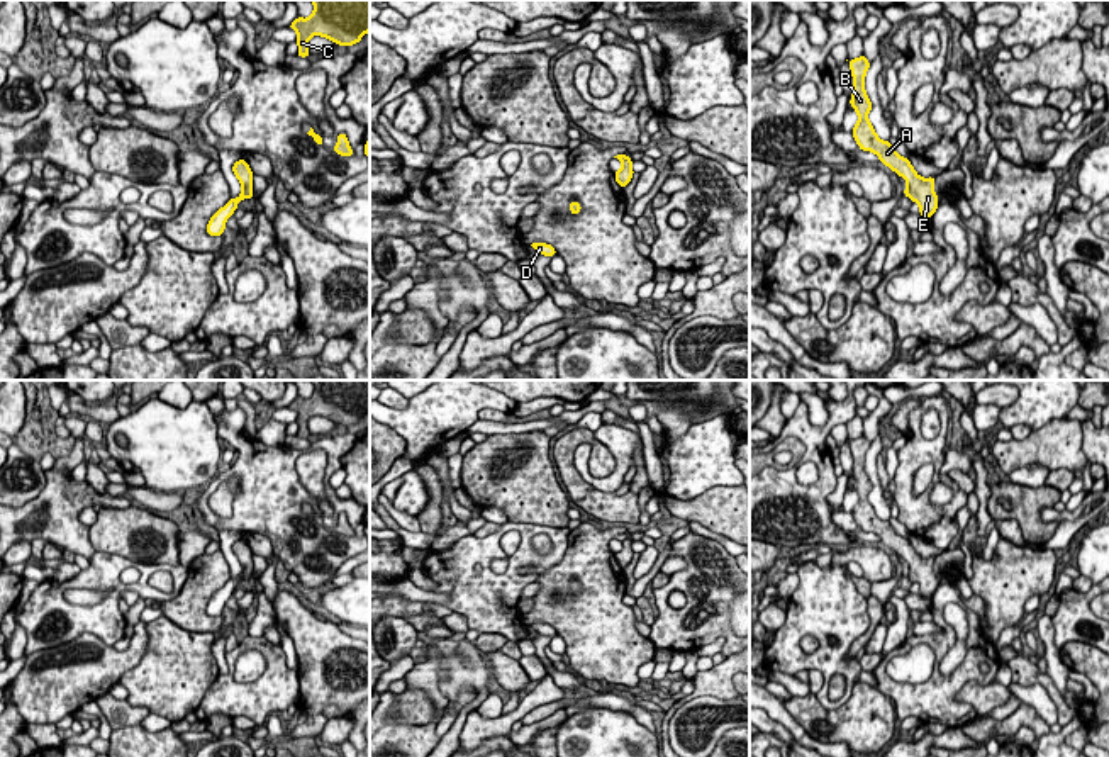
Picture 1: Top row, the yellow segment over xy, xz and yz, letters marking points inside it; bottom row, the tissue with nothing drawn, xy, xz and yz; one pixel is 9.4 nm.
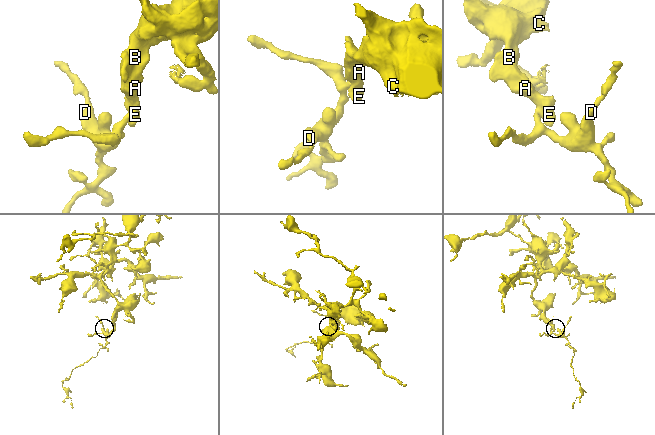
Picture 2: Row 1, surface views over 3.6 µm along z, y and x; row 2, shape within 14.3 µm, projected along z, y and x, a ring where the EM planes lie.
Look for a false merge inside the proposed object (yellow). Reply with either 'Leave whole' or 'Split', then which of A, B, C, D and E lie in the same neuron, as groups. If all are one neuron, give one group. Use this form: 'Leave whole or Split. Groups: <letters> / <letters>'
Split. Groups: A B C E / D

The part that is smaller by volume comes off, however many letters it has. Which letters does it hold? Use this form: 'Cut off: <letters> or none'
Cut off: D

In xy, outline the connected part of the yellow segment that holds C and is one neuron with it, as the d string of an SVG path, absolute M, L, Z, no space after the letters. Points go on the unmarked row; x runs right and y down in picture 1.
M312 380L309 399L297 397L288 407L297 416L300 438L309 438L309 419L322 416L339 426L358 424L370 412L370 380Z

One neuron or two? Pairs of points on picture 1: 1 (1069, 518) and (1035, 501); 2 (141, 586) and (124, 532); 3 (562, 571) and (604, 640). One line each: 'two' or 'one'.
1: two
2: two
3: one

